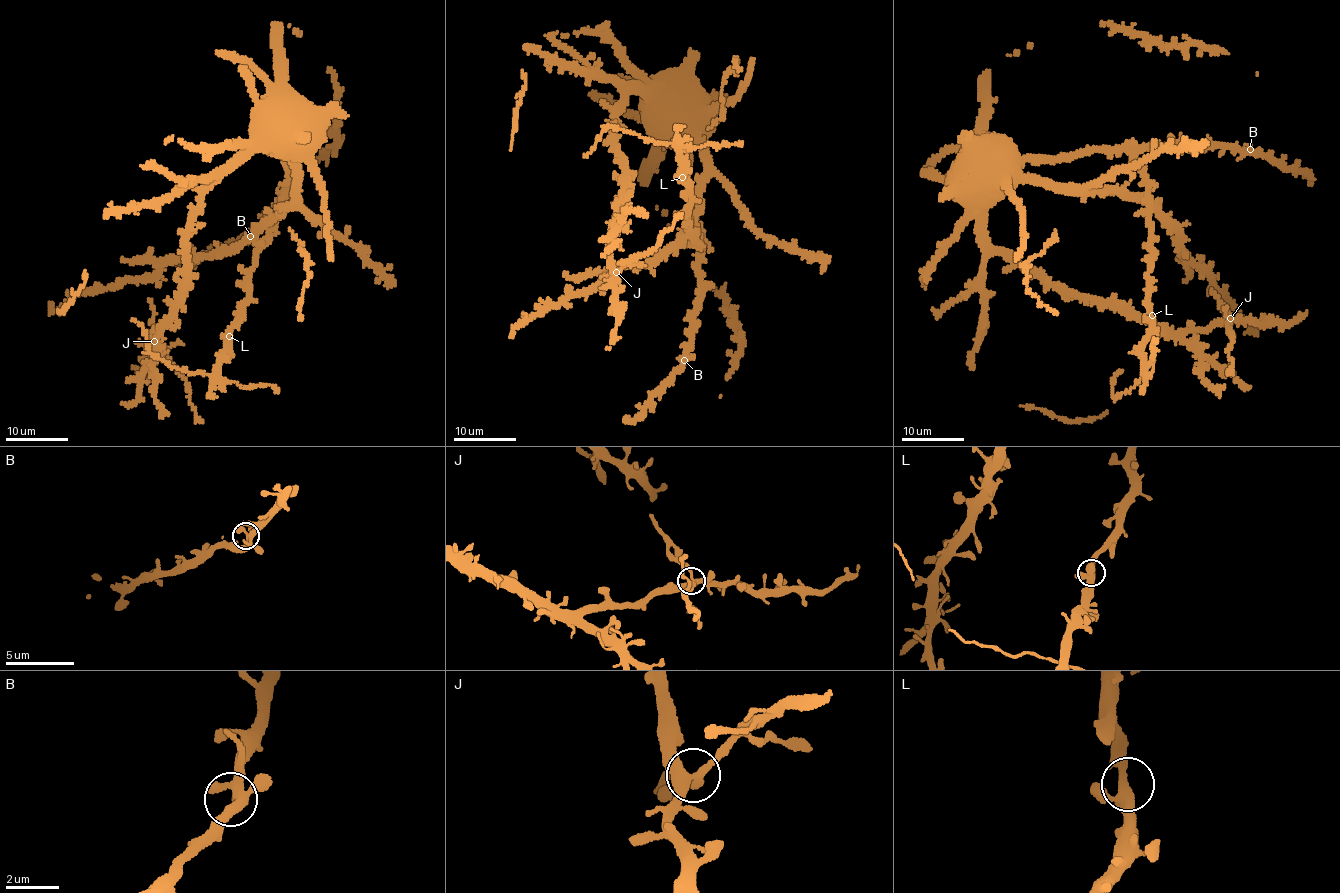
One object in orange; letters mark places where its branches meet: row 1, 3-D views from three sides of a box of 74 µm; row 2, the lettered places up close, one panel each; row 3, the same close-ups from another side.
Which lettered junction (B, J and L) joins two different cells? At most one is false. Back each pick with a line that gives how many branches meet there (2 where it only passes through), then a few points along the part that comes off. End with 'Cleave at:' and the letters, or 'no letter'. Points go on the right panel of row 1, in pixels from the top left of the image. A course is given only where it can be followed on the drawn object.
J: Branches: 4. Course of the part to remove: (1230, 319), (1227, 324), (1233, 337), (1228, 358), (1232, 363), (1232, 372), (1229, 373)
Cleave at: J

